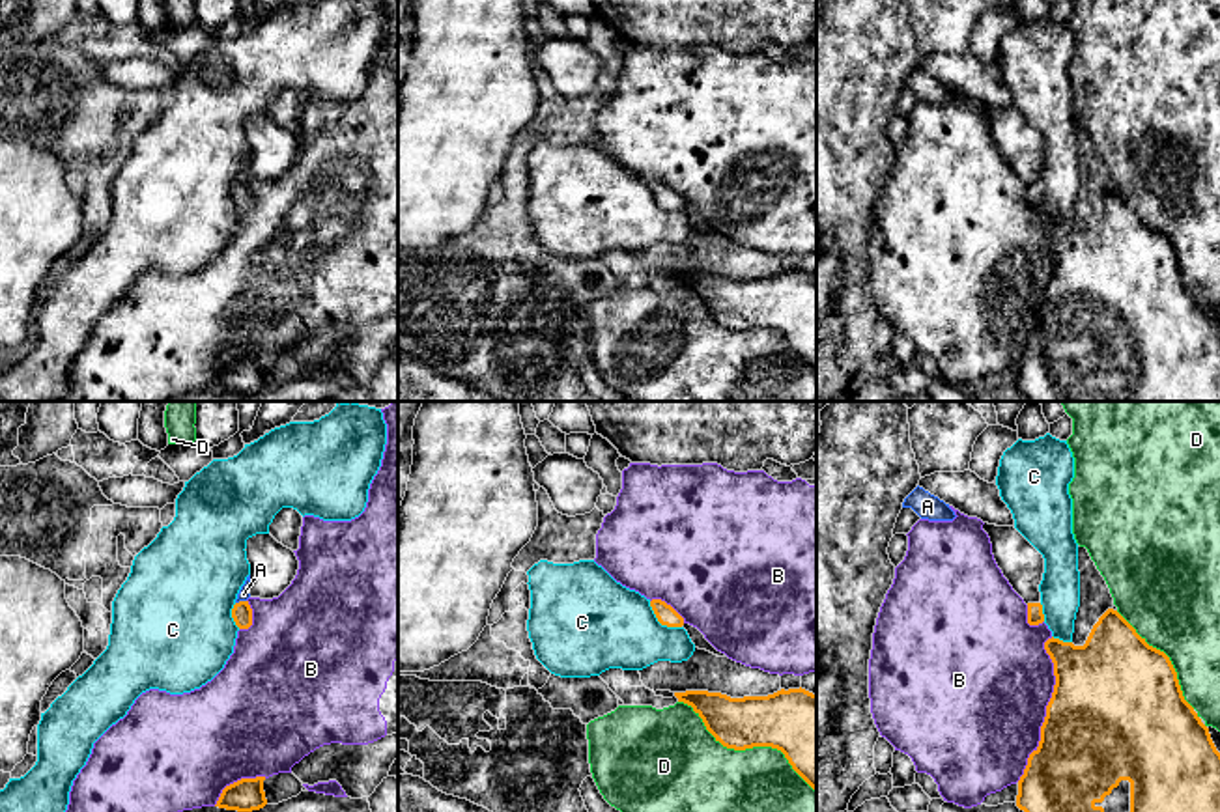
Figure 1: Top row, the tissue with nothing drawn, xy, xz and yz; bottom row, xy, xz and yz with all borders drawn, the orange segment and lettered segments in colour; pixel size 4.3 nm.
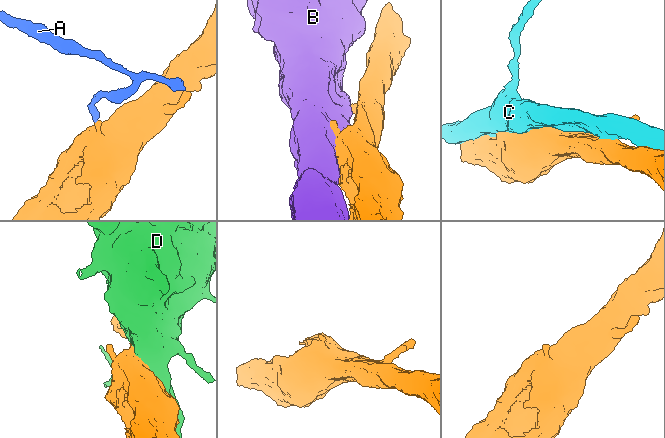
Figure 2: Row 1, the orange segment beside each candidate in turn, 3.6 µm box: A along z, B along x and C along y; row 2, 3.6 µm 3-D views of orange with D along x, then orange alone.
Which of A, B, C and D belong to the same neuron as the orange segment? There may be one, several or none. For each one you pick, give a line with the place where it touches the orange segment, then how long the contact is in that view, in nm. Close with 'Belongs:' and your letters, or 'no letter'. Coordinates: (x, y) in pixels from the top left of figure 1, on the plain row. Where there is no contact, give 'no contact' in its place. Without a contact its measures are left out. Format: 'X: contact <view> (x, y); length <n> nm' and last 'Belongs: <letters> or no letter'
Belongs: no letter

